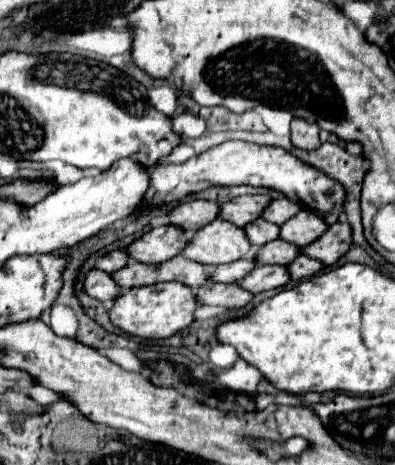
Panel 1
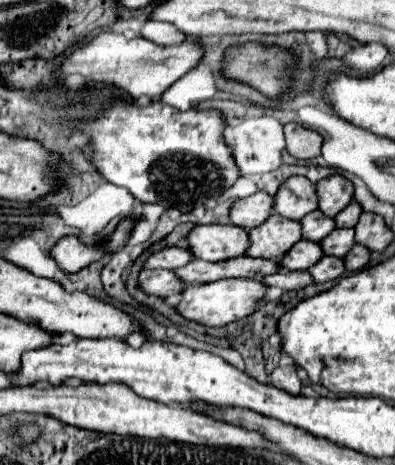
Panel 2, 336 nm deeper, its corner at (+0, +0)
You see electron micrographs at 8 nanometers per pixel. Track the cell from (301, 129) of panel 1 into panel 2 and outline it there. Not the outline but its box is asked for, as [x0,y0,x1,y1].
[285,124,323,160]

